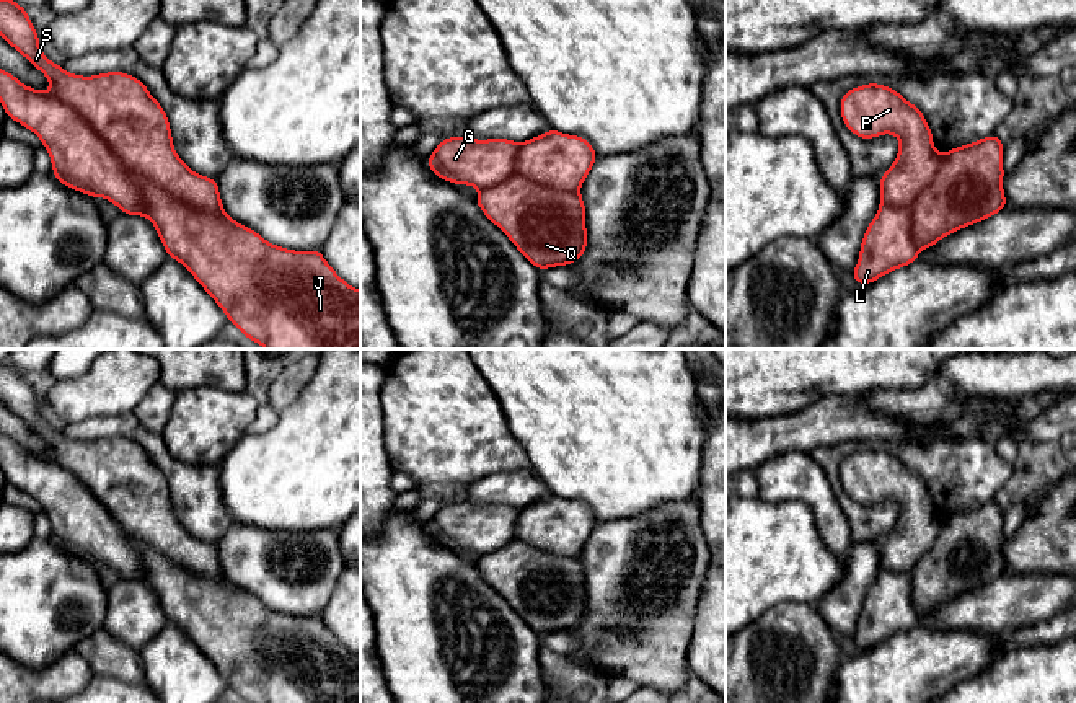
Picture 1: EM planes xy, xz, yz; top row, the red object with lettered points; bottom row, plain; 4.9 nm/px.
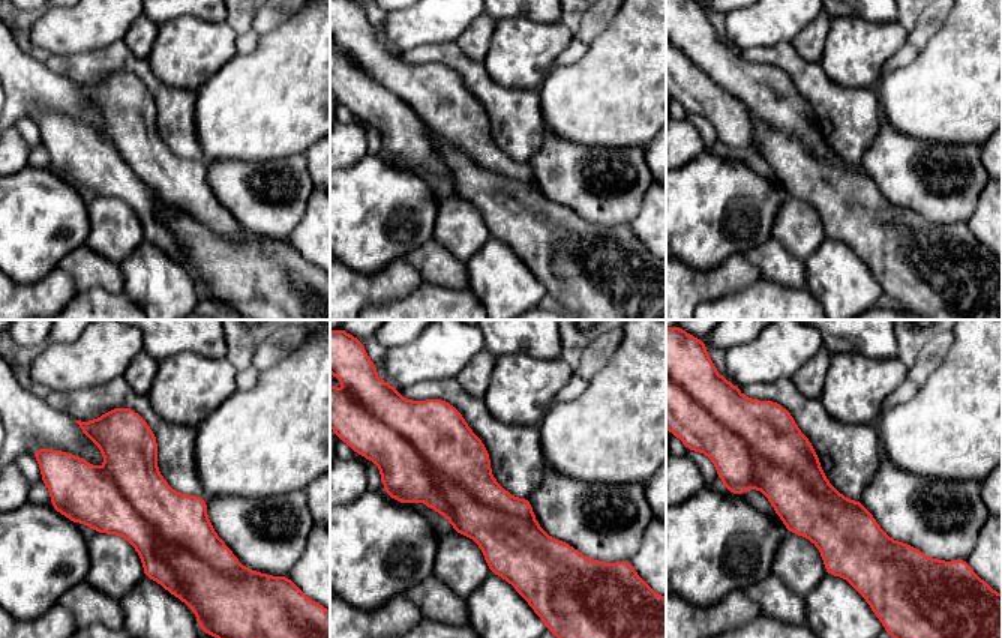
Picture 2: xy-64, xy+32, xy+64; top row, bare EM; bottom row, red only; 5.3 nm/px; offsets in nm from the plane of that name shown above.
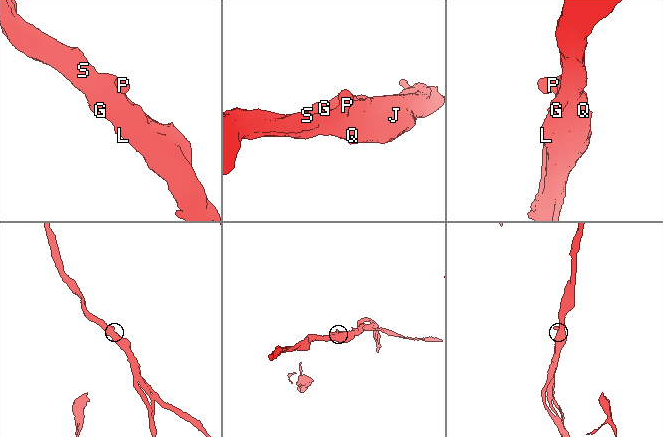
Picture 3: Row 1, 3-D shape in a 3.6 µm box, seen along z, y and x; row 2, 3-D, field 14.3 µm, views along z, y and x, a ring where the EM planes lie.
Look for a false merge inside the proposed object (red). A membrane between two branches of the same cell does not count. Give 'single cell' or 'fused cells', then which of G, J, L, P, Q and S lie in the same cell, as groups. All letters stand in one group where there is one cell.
single cell | G J L P Q S

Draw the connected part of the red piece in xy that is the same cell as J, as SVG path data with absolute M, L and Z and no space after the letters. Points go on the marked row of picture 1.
M0 0L0 34L49 80L47 93L24 86L0 69L0 103L7 117L33 130L51 155L54 176L70 189L91 197L106 197L122 214L148 217L160 235L168 258L179 261L205 289L248 339L266 349L360 349L360 290L342 281L326 263L321 250L293 251L266 241L258 232L235 222L223 210L214 178L194 173L178 157L165 109L147 86L124 72L93 77L68 73L39 49L39 36L26 8Z

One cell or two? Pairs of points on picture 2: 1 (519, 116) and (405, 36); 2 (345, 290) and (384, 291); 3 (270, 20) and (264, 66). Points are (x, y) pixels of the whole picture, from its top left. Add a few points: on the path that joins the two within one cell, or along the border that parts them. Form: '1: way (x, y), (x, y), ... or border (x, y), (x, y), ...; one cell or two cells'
1: border (453, 39), (444, 44), (422, 44), (398, 53); two cells
2: way (354, 290), (375, 290); one cell
3: border (293, 15), (260, 36); two cells

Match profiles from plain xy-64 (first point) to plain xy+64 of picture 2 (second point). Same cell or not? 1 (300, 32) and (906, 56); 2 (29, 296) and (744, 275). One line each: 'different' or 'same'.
1: different
2: same

